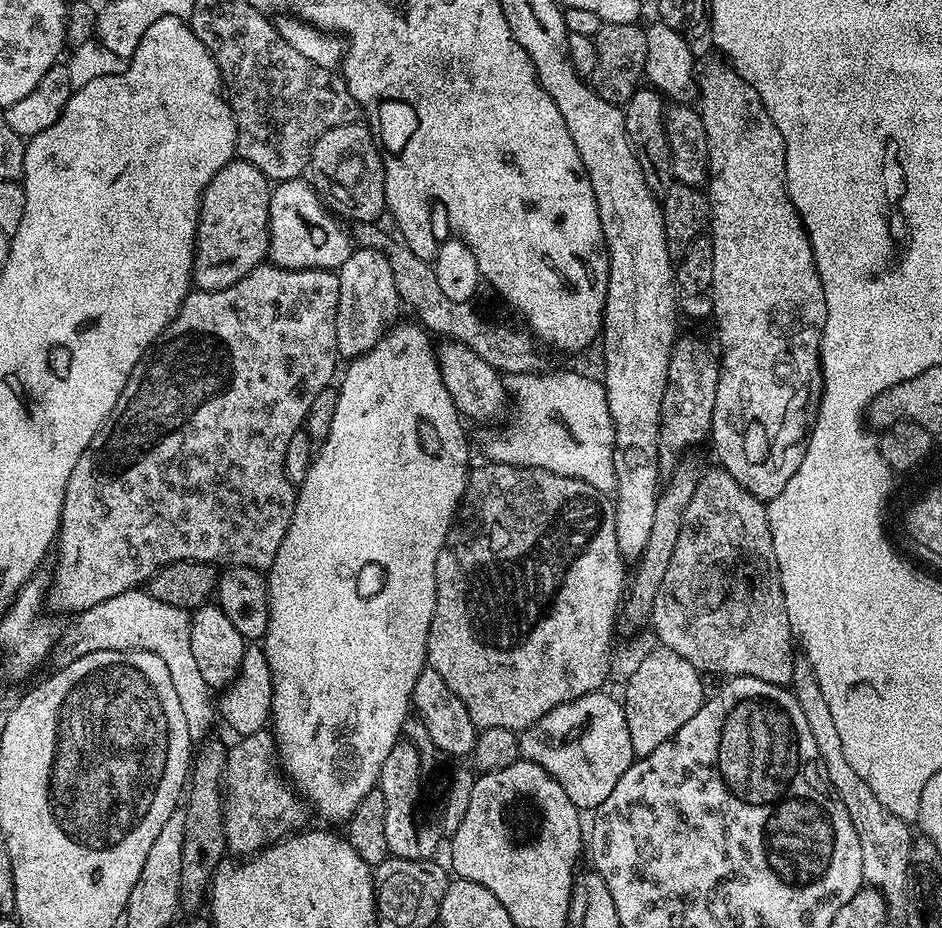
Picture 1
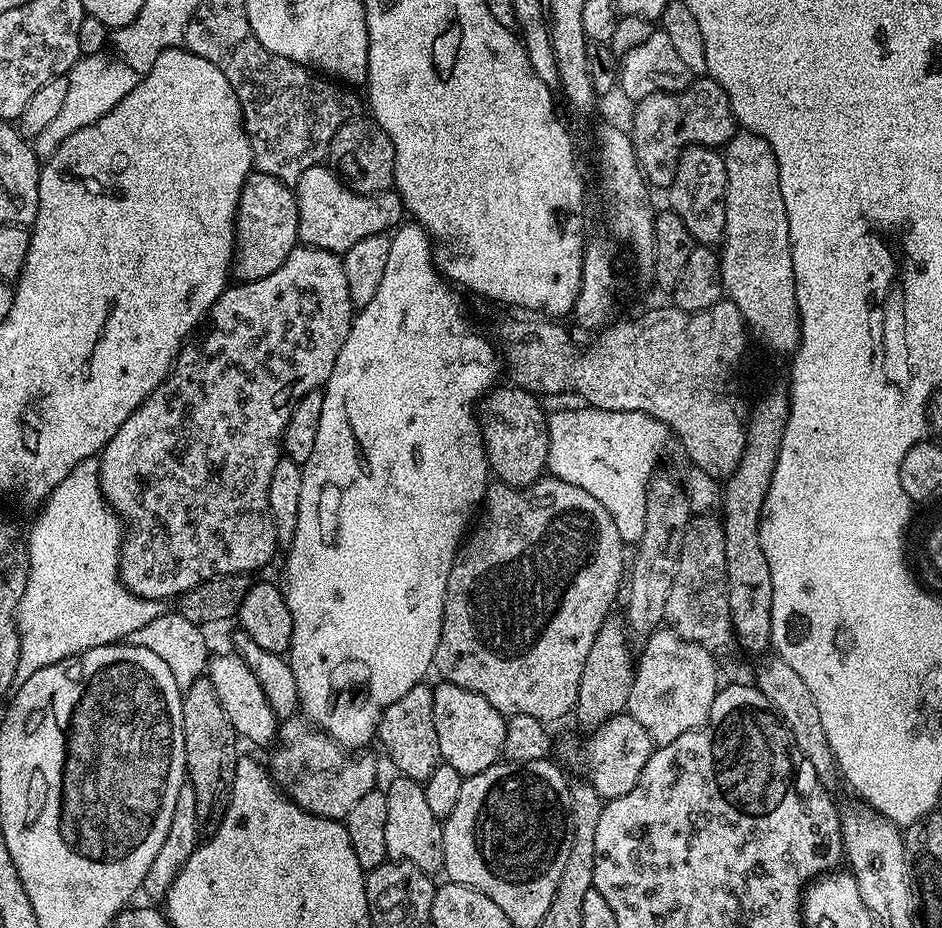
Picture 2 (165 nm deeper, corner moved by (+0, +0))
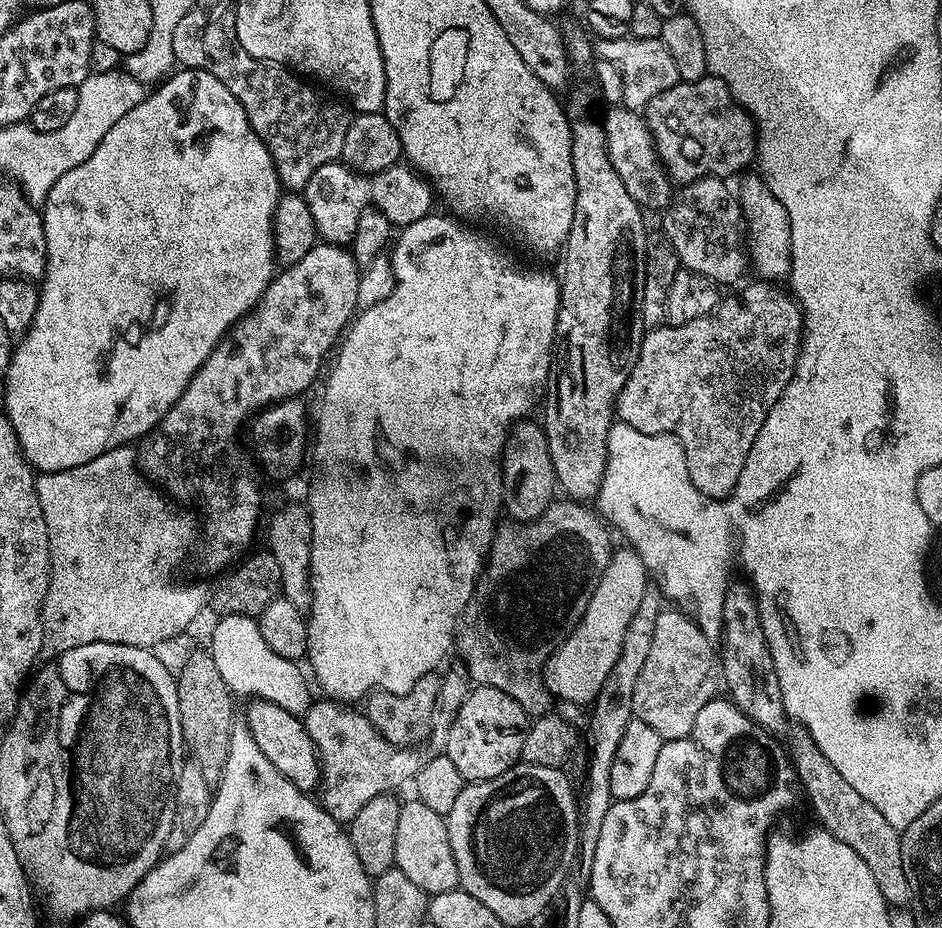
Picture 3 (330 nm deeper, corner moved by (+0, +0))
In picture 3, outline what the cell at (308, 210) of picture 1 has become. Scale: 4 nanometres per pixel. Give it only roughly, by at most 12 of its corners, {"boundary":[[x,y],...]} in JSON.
{"boundary":[[404,162],[375,174],[318,166],[302,195],[317,237],[352,243],[369,202],[401,229],[434,189]]}

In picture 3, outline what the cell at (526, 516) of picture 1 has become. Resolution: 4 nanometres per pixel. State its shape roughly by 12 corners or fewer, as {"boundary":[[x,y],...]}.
{"boundary":[[560,498],[501,523],[454,637],[477,685],[549,711],[544,664],[614,551]]}

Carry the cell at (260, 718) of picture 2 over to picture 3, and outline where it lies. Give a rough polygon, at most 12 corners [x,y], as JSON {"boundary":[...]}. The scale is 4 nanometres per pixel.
{"boundary":[[257,700],[246,726],[282,778],[311,793],[320,757],[303,719]]}

